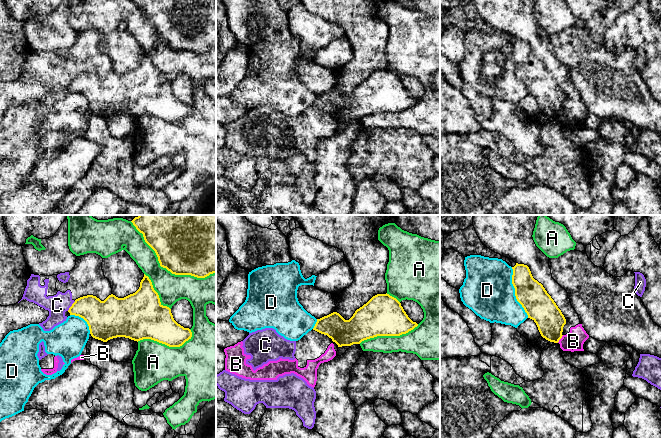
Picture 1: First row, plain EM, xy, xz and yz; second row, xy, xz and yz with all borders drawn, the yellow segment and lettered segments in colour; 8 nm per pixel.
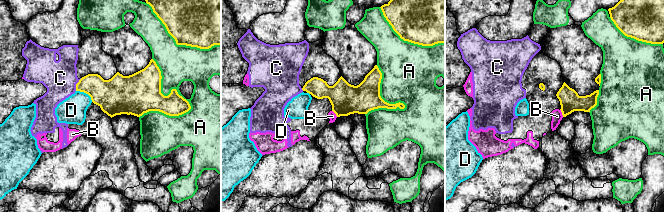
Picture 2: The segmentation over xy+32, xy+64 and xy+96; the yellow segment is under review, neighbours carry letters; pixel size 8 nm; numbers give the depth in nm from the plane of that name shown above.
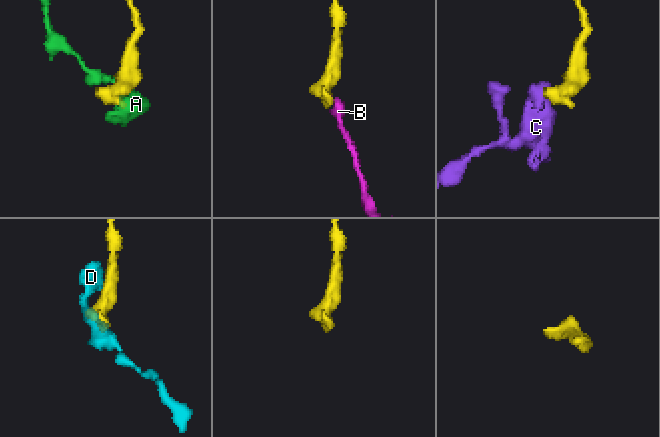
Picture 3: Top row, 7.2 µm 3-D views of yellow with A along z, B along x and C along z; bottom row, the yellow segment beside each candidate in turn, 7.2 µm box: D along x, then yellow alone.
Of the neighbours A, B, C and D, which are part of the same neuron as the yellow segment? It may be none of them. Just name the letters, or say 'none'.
none

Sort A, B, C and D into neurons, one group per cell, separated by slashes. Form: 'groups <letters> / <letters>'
groups A / B / C / D

